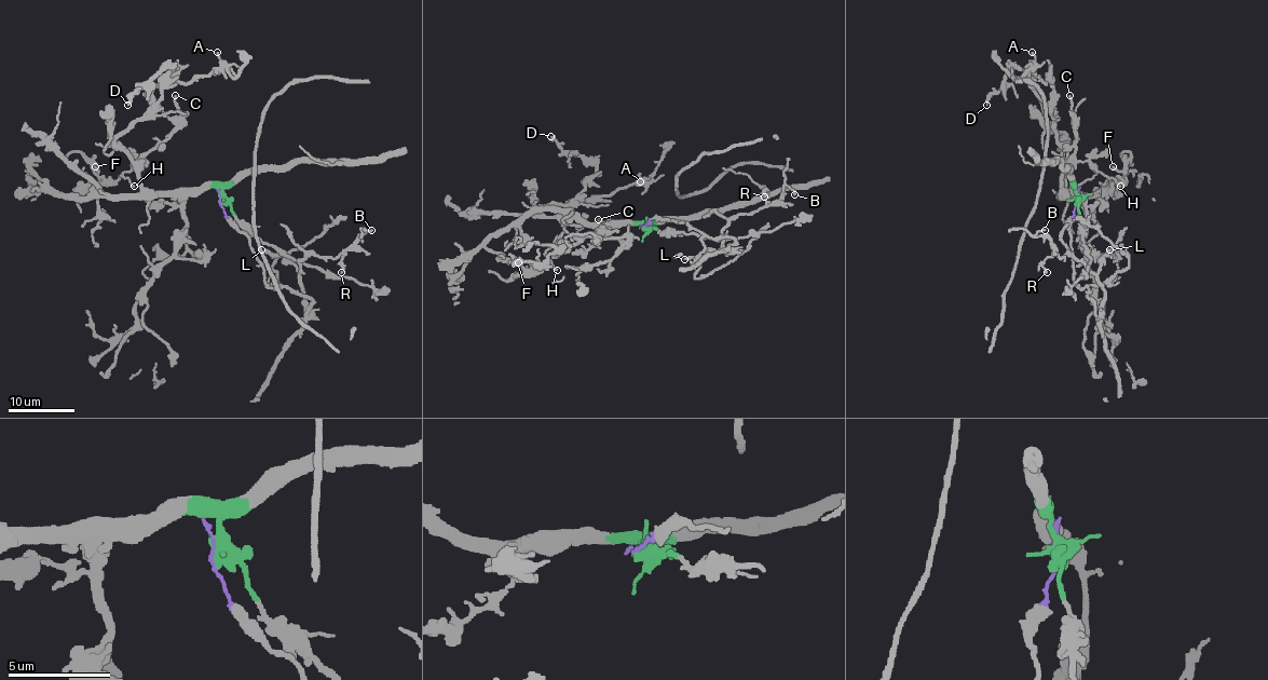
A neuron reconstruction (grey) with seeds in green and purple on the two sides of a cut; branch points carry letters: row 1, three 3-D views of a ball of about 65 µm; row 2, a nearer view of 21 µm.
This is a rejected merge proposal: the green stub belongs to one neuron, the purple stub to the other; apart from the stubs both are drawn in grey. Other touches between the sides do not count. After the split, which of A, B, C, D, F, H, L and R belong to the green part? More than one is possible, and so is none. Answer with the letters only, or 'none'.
A, C, D, F, H

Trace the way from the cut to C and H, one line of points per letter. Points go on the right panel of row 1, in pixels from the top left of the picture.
C: (1077, 199), (1074, 188), (1074, 191), (1067, 191), (1062, 186), (1062, 167), (1074, 155), (1077, 137), (1068, 96)
H: (1077, 199), (1074, 188), (1074, 191), (1067, 191), (1062, 186), (1062, 173), (1080, 161), (1089, 161), (1120, 186)

